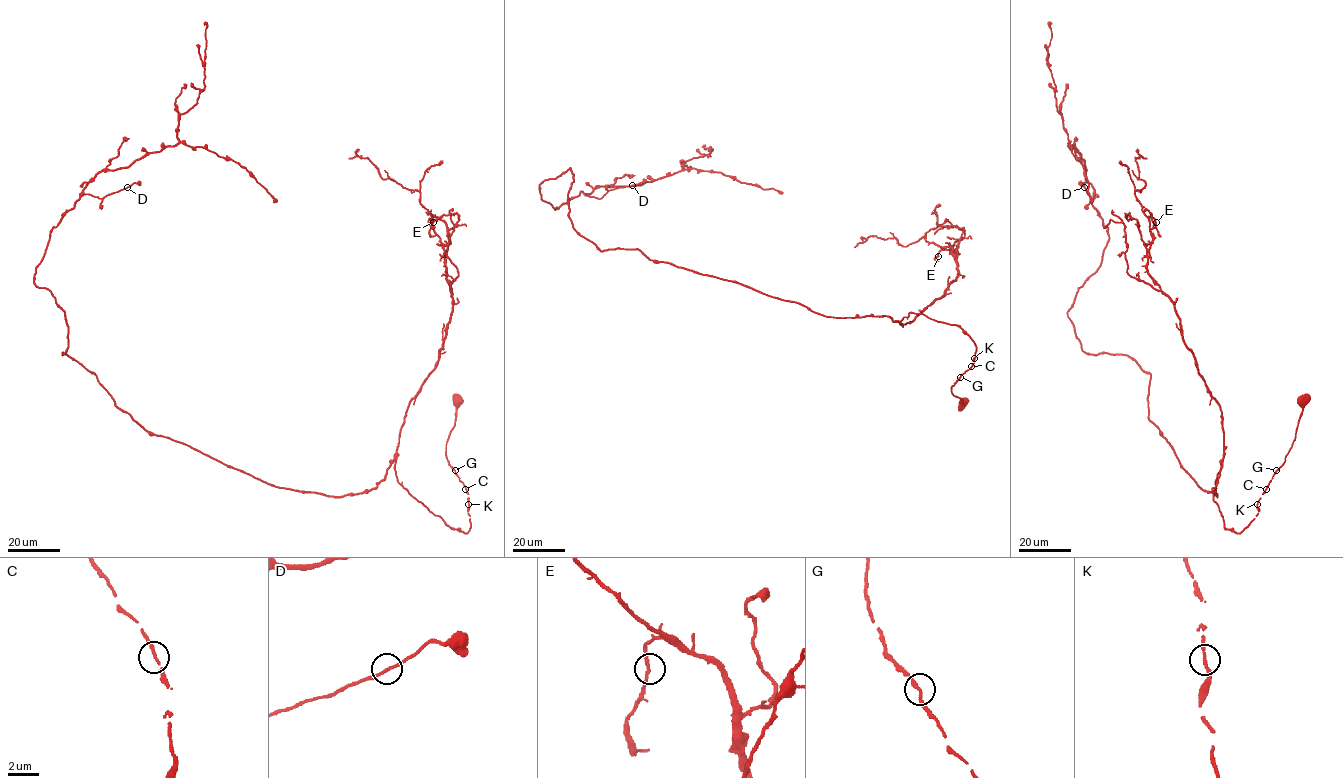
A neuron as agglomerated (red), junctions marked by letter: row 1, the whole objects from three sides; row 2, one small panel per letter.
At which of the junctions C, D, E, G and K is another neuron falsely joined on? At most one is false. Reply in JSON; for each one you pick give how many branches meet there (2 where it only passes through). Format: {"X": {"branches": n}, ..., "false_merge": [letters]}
{"false_merge": []}

